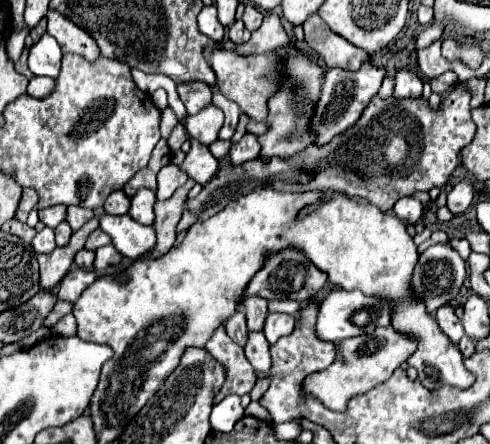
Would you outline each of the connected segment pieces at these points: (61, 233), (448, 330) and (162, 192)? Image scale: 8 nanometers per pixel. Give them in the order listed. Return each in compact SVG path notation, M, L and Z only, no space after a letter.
M60 222L60 224L54 228L54 232L56 232L56 244L58 244L58 246L68 244L68 240L70 240L70 236L72 236L72 228L68 228L68 222Z
M442 306L436 314L436 322L440 326L440 330L450 338L452 344L458 344L458 340L464 336L464 328L460 324L460 320L454 314L452 306Z
M168 164L158 172L158 188L156 188L156 200L168 200L176 188L180 188L188 176L180 172L176 164Z

